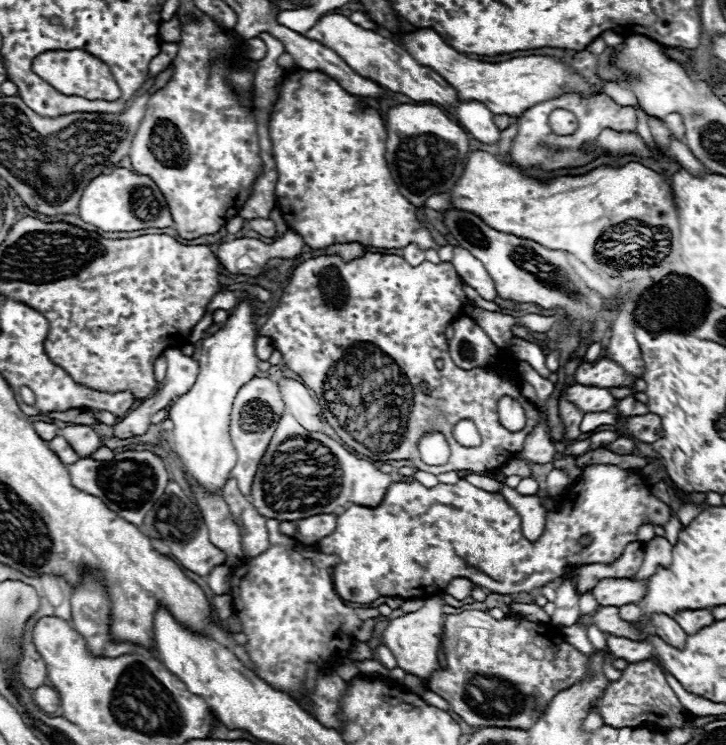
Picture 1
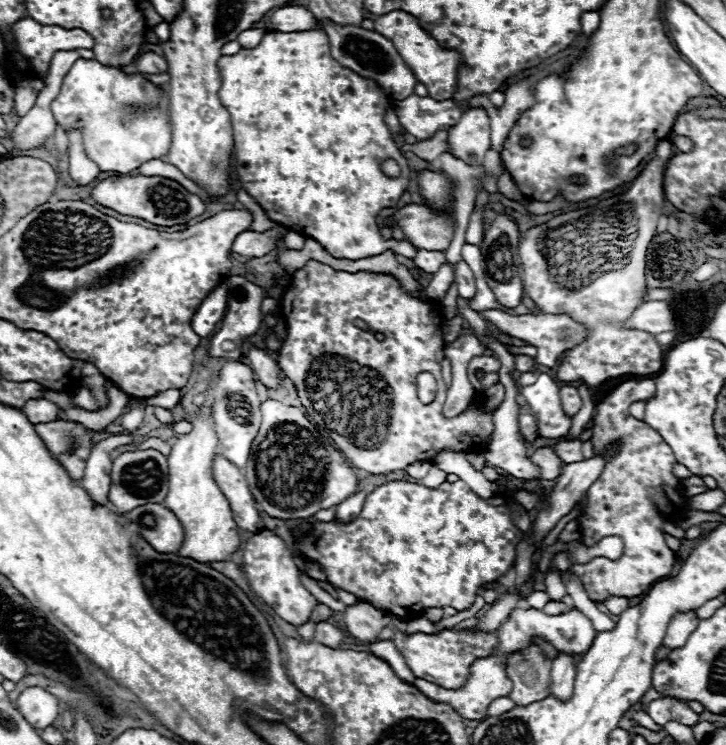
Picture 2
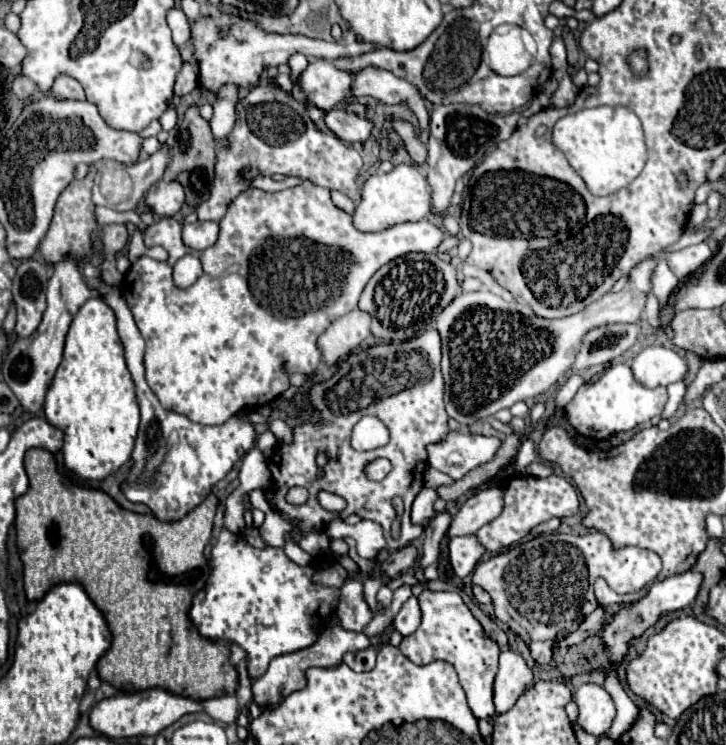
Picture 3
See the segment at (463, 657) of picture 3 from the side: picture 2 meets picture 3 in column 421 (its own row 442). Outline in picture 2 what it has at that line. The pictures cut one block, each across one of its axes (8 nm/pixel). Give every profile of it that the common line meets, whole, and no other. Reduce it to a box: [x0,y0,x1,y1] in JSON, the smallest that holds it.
[572,376,684,602]

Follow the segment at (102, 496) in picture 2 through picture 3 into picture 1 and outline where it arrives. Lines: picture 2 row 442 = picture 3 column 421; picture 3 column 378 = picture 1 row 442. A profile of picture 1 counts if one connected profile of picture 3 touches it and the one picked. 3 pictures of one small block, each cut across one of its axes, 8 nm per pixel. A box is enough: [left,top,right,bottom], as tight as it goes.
[60,426,100,458]

